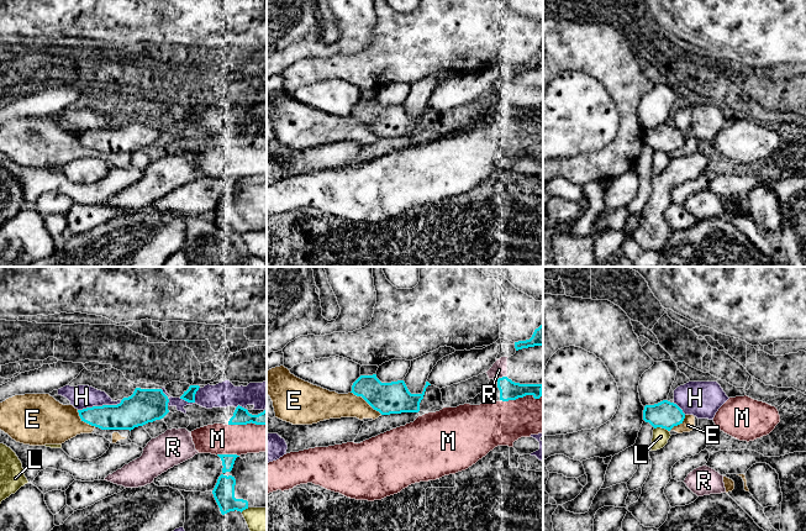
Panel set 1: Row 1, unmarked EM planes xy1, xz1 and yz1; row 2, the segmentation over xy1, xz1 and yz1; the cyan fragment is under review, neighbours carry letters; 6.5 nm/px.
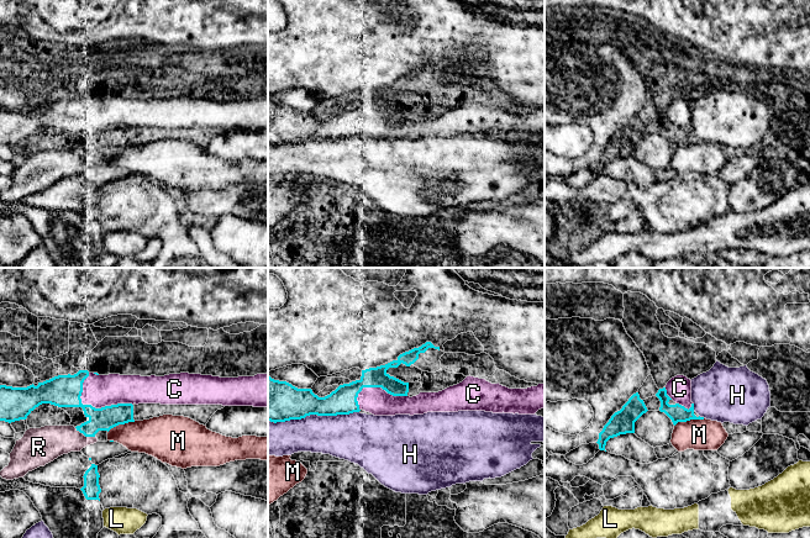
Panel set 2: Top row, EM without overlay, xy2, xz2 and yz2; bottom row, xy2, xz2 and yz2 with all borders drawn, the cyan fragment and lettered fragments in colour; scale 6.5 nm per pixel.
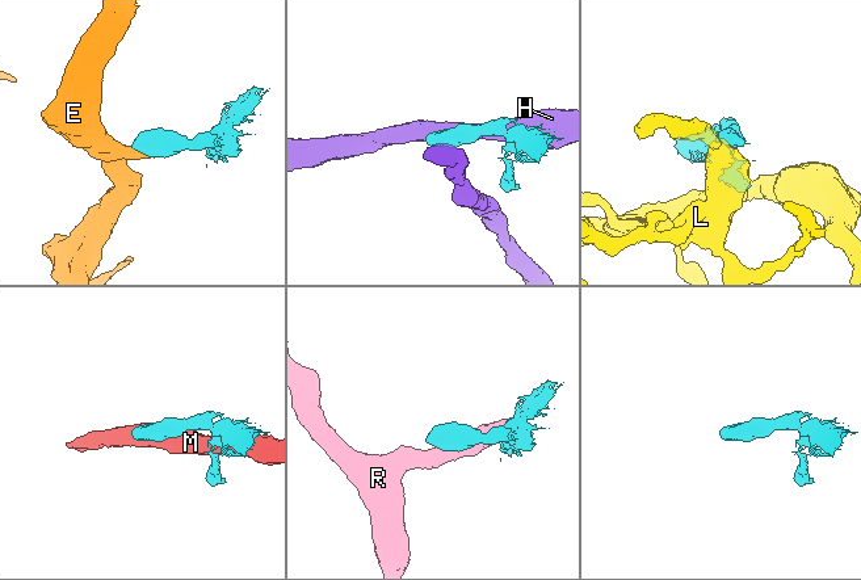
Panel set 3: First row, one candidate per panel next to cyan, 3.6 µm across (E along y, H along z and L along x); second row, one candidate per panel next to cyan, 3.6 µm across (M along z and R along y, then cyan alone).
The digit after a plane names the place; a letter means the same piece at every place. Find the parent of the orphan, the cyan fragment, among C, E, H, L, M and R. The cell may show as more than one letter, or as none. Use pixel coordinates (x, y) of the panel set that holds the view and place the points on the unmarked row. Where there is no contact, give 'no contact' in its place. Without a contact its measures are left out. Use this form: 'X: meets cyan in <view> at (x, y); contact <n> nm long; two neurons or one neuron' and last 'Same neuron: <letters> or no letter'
C: meets cyan in xy2 at (98, 132); contact 360 nm long; one neuron
E: meets cyan in xz1 at (367, 125); contact 260 nm long; two neurons
H: meets cyan in xz2 at (313, 137); contact 600 nm long; two neurons
L: meets cyan in yz1 at (662, 151); contact 100 nm long; two neurons
M: meets cyan in xy1 at (247, 146); contact 240 nm long; two neurons
R: meets cyan in xy2 at (84, 158); contact 150 nm long; two neurons
Same neuron: C

